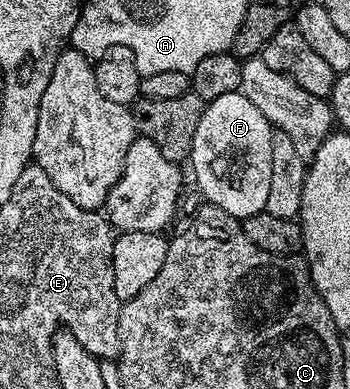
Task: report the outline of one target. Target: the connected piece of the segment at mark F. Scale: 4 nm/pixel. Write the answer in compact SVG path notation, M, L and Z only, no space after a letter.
M240 92L219 96L206 105L193 137L193 178L202 199L231 216L247 219L262 213L271 185L271 140L274 127Z

